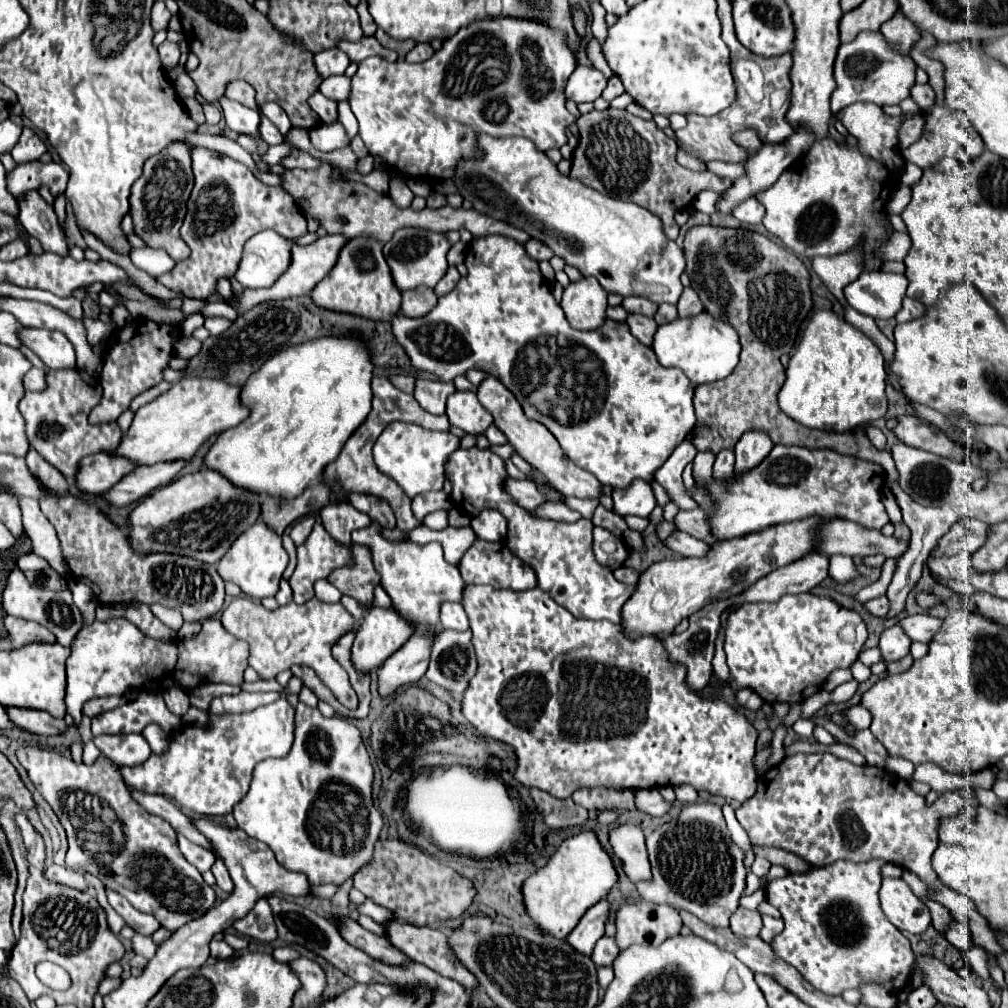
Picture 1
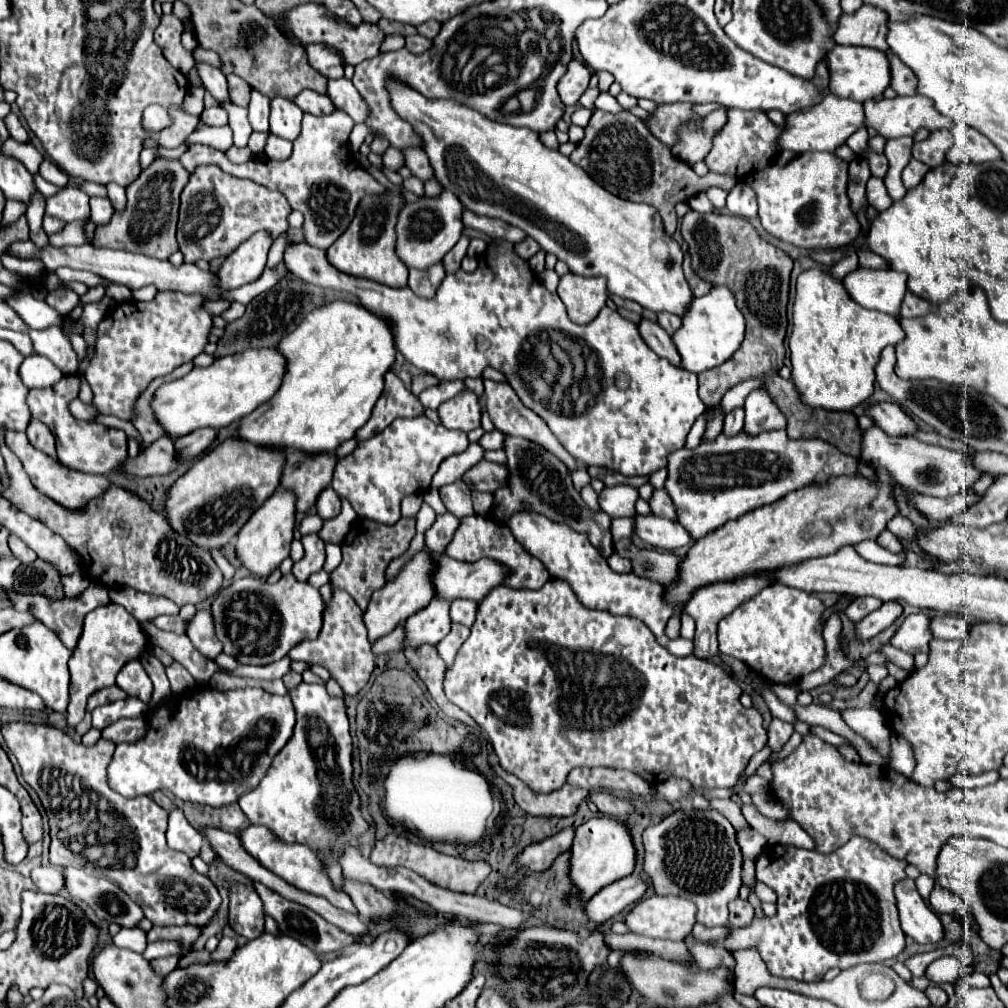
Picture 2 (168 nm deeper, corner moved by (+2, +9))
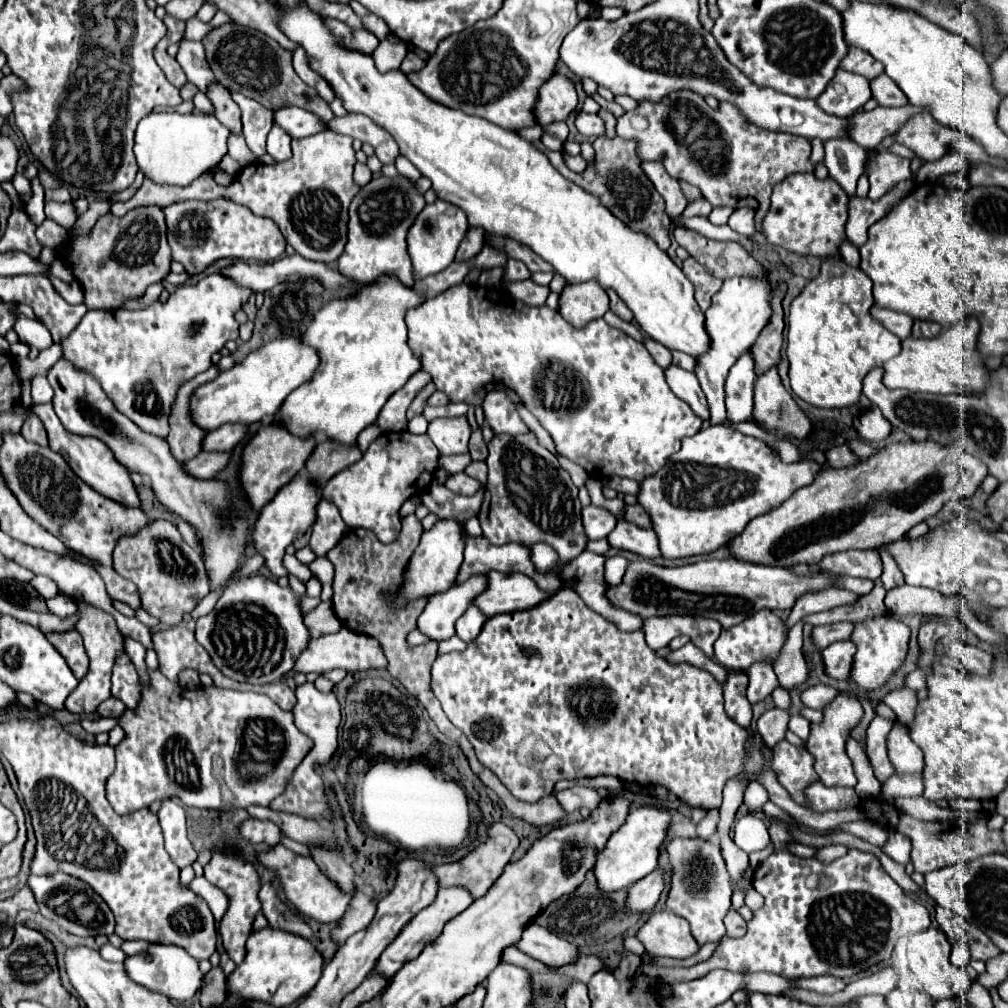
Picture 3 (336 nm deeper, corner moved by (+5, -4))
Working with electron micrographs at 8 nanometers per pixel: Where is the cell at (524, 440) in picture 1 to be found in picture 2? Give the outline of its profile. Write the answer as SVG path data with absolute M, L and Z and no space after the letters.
M484 379L484 395L486 395L486 411L492 419L492 423L496 425L496 429L500 429L504 435L516 435L516 437L524 437L524 439L530 439L532 443L544 447L546 451L550 451L552 455L556 455L568 471L574 471L578 467L576 459L572 455L568 455L568 451L560 445L560 441L556 439L556 435L552 435L552 431L548 431L548 425L534 413L534 411L528 411L528 407L524 407L516 395L516 391L508 385L508 383L498 383L498 381L492 381L492 379Z

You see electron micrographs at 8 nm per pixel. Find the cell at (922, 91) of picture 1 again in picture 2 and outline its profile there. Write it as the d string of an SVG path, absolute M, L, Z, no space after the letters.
M888 55L888 59L890 59L890 71L892 71L890 87L898 95L914 95L916 87L918 87L916 75L896 55Z

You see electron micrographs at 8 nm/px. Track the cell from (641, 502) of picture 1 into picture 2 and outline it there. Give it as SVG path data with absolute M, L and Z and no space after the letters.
M614 485L604 487L604 491L598 495L600 507L604 513L614 517L628 517L634 515L634 503L638 501L638 489L632 485Z

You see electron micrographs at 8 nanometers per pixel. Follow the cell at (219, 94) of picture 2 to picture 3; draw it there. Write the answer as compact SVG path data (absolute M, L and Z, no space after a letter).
M181 40L179 52L177 52L177 62L181 64L183 72L187 74L187 80L193 82L201 92L205 92L205 84L215 82L213 72L209 72L209 64L205 60L205 50L203 50L201 42Z

